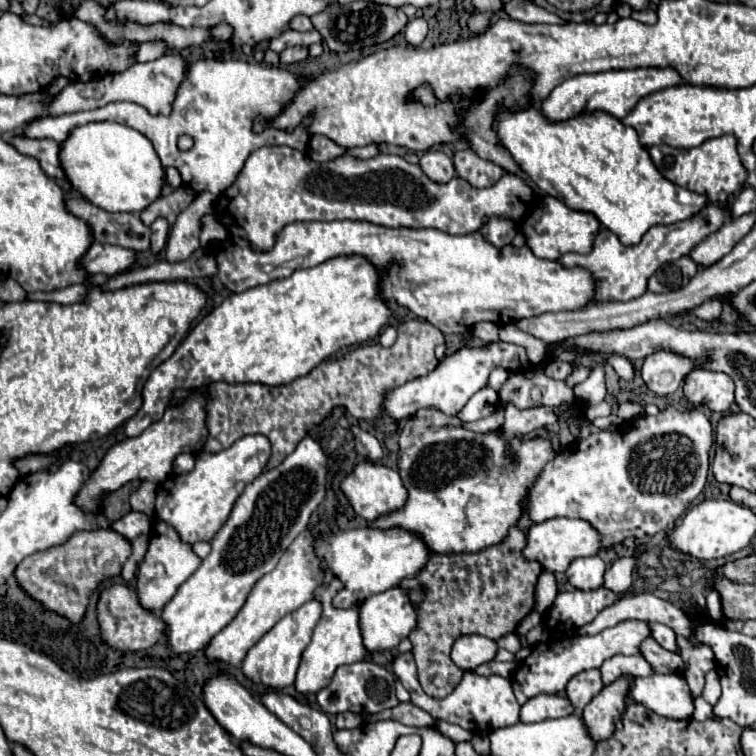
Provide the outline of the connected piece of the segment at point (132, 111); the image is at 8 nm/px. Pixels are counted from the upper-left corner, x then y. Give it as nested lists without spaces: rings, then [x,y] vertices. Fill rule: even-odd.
[[[218,58],[200,59],[188,68],[188,78],[182,82],[178,96],[172,104],[170,116],[150,116],[146,108],[134,102],[110,102],[102,108],[88,110],[88,112],[74,112],[64,116],[42,116],[32,120],[24,136],[28,138],[52,138],[56,142],[66,140],[70,128],[88,124],[88,122],[118,122],[128,128],[138,130],[144,134],[164,168],[174,166],[184,184],[190,186],[196,194],[210,192],[214,196],[222,194],[242,170],[242,164],[250,156],[250,152],[262,146],[290,146],[298,150],[306,150],[310,142],[308,126],[312,122],[312,114],[306,116],[294,130],[278,130],[272,126],[272,120],[288,106],[288,102],[312,80],[312,76],[298,78],[296,74],[274,68],[274,66],[258,66],[254,61],[246,60],[218,60]],[[264,118],[266,128],[262,132],[254,132],[254,120]],[[188,134],[194,140],[192,150],[180,152],[176,146],[178,136]]]

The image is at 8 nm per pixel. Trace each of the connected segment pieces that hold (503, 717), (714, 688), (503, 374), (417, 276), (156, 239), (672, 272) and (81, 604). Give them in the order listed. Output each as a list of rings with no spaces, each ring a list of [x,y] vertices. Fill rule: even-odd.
[[[398,654],[392,660],[392,672],[394,676],[402,682],[402,686],[410,692],[412,696],[412,704],[426,710],[430,716],[434,716],[436,720],[446,720],[452,724],[458,724],[474,734],[486,734],[492,732],[494,728],[502,728],[502,726],[510,726],[518,722],[518,712],[520,712],[520,704],[512,692],[512,684],[508,678],[502,676],[478,676],[474,672],[464,672],[462,680],[458,682],[458,686],[454,688],[452,694],[448,694],[444,700],[436,700],[430,698],[420,682],[418,682],[418,674],[416,674],[416,664],[414,664],[414,656],[408,654]]]
[[[710,670],[706,674],[706,684],[704,684],[704,692],[702,692],[702,698],[710,704],[716,704],[718,702],[718,696],[720,696],[720,680],[718,680],[718,672],[716,670]]]
[[[496,368],[496,370],[490,374],[490,378],[488,378],[488,386],[498,392],[498,388],[502,388],[502,384],[506,382],[506,378],[508,378],[510,374],[512,374],[512,372],[506,372],[504,368]]]
[[[334,220],[334,222],[294,222],[288,224],[276,240],[274,250],[270,252],[252,252],[246,240],[230,238],[218,248],[218,274],[212,278],[214,288],[222,290],[228,288],[232,292],[244,292],[248,288],[268,284],[278,278],[290,276],[298,268],[310,268],[316,264],[322,264],[330,258],[336,256],[346,256],[346,254],[360,254],[366,256],[372,264],[380,268],[388,268],[388,272],[382,276],[380,288],[382,296],[388,302],[396,302],[400,306],[410,308],[416,316],[428,320],[434,324],[440,332],[444,334],[466,334],[474,324],[478,322],[494,322],[494,324],[506,324],[520,320],[520,318],[530,318],[538,316],[544,312],[562,312],[562,310],[580,310],[586,308],[588,304],[594,302],[596,294],[596,280],[590,270],[574,266],[566,268],[560,262],[552,260],[542,260],[536,258],[530,246],[516,248],[514,244],[506,244],[504,248],[496,248],[480,232],[464,234],[464,236],[452,236],[446,232],[438,232],[434,228],[422,228],[422,230],[410,230],[410,228],[378,228],[376,224],[362,224],[362,222],[352,222],[352,220]],[[266,264],[274,264],[272,272],[266,272]]]
[[[158,218],[152,224],[152,252],[160,252],[166,244],[166,236],[168,236],[168,228],[170,224],[166,222],[166,218]]]
[[[682,256],[658,268],[648,280],[648,290],[654,294],[672,292],[684,288],[694,276],[696,276],[696,262],[690,256]]]
[[[90,530],[90,532],[76,532],[68,542],[62,546],[54,546],[44,552],[36,552],[24,558],[16,566],[16,580],[20,588],[34,600],[40,602],[44,610],[56,612],[62,618],[78,624],[84,620],[88,610],[90,594],[100,586],[100,582],[114,578],[122,572],[124,562],[132,554],[130,542],[114,530]]]

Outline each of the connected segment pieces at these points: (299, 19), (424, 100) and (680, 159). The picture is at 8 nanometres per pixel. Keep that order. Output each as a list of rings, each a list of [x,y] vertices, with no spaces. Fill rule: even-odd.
[[[294,16],[292,20],[290,20],[290,28],[292,30],[298,30],[298,32],[306,32],[306,30],[312,30],[314,26],[312,26],[312,22],[310,22],[310,18],[308,16]]]
[[[422,84],[422,86],[418,86],[416,90],[412,90],[410,96],[412,96],[412,100],[420,102],[422,106],[436,106],[436,104],[438,104],[438,98],[436,98],[434,90],[432,90],[428,84]]]
[[[734,136],[710,138],[702,142],[702,146],[688,148],[688,150],[670,148],[670,146],[652,146],[648,148],[648,154],[666,180],[690,192],[706,194],[708,202],[720,202],[720,204],[728,202],[746,182],[746,170],[742,168],[740,156],[736,152]]]

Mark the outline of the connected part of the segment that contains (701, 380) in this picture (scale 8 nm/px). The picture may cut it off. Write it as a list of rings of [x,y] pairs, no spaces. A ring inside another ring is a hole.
[[[694,370],[684,380],[684,398],[690,404],[706,404],[714,412],[726,412],[734,402],[734,382],[724,372]]]

